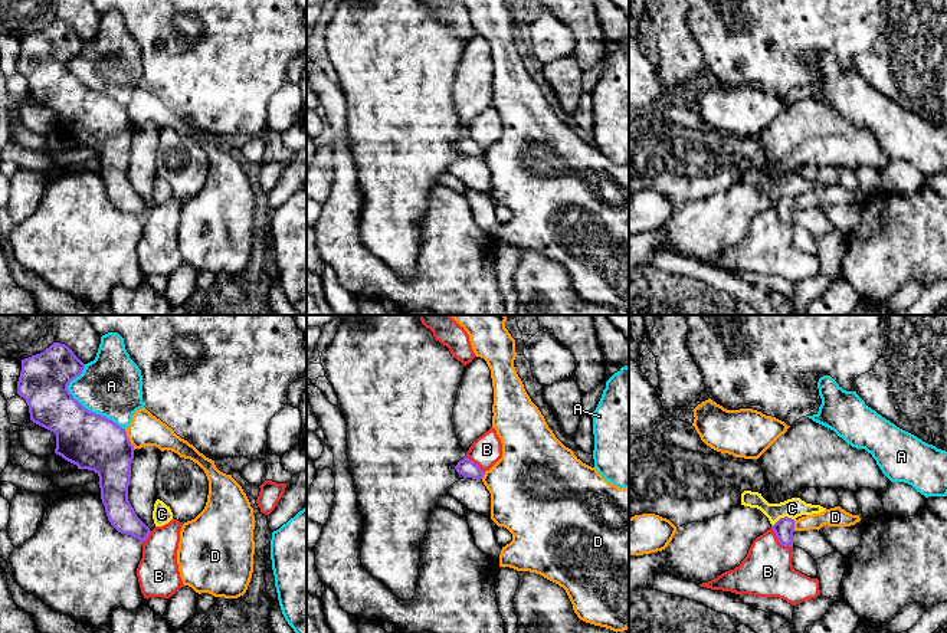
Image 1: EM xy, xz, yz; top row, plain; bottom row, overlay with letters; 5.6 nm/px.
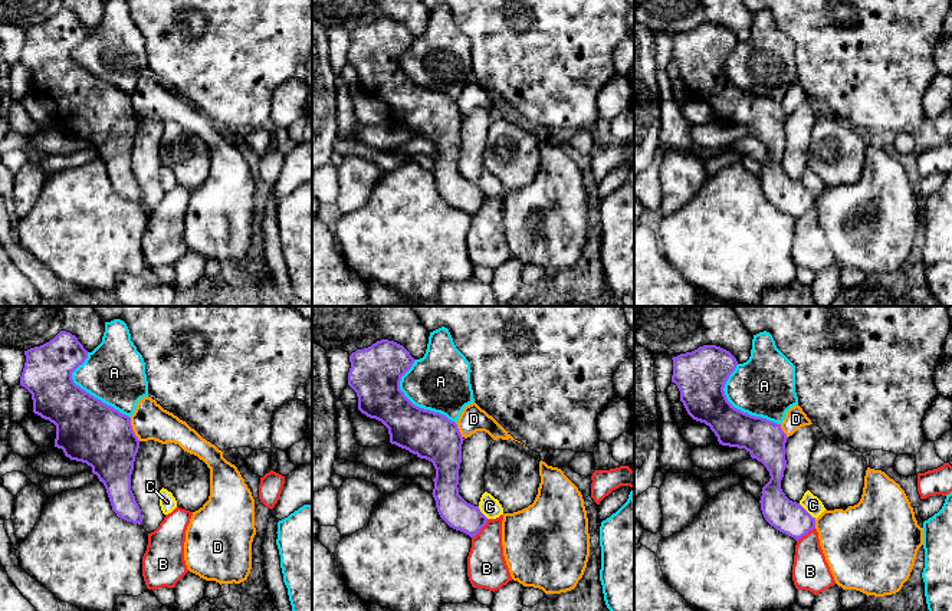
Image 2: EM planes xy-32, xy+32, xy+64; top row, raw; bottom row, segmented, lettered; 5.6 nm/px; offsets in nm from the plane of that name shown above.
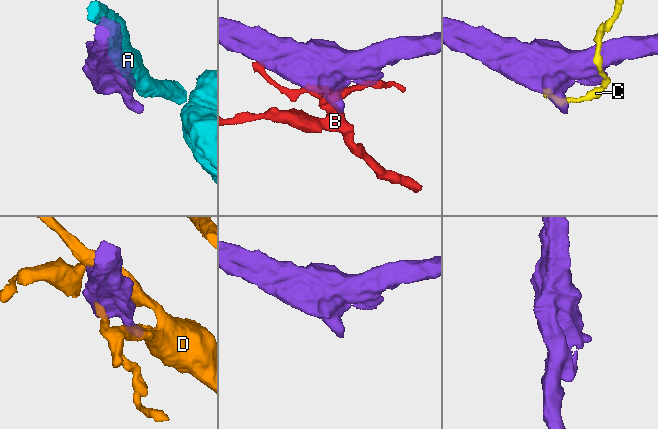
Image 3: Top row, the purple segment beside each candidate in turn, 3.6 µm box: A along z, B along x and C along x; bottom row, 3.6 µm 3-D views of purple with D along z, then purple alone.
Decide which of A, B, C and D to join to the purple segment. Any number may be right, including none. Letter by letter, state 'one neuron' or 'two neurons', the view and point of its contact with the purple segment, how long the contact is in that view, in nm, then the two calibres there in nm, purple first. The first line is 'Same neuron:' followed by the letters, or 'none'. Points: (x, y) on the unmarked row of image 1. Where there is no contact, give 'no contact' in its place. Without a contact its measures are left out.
Same neuron: none
A: two neurons; contact xy (81, 82); length 440 nm; calibres 320 and 340 nm
B: two neurons; contact yz (779, 219); length 170 nm; calibres 110 and 280 nm
C: two neurons; contact yz (782, 196); length 130 nm; calibres 110 and 110 nm
D: two neurons; contact xy (128, 117); length 130 nm; calibres 320 and 180 nm

